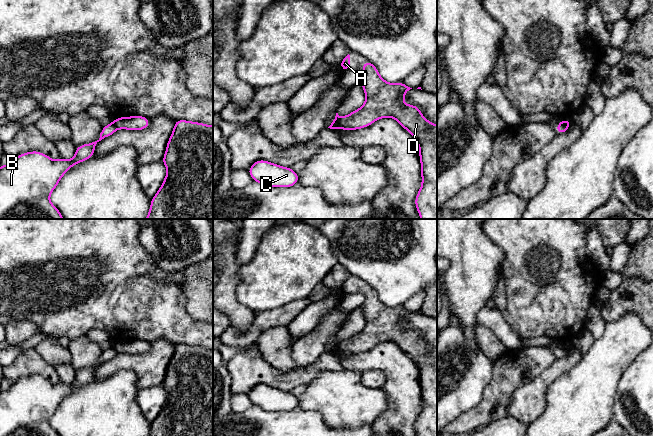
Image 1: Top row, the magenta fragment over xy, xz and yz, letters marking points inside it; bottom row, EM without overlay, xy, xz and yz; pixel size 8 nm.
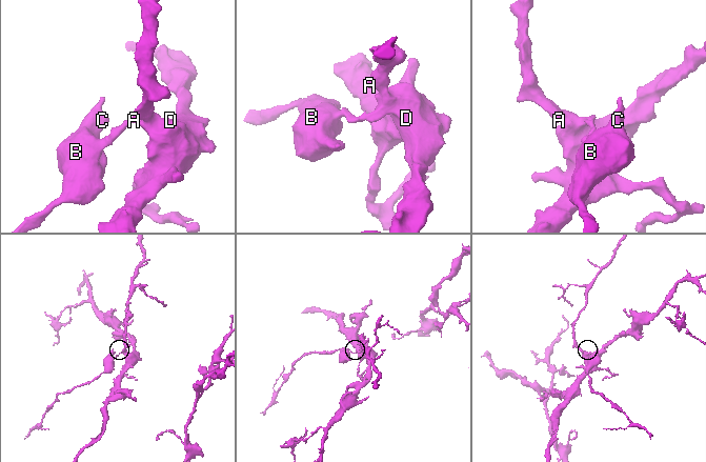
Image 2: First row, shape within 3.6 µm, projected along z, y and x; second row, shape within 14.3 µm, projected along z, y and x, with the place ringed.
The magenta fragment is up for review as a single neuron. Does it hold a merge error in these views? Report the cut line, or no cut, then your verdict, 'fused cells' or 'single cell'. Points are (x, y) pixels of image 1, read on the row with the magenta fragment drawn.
xz (341, 118), (337, 127) | fused cells

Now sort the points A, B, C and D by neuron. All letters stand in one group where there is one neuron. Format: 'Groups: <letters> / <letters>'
Groups: A D / B C

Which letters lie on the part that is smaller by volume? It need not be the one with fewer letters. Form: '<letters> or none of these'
B, C

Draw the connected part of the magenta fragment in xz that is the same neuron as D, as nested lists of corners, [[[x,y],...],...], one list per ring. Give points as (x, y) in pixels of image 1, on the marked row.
[[[370,61],[361,69],[365,72],[360,84],[366,101],[362,107],[342,117],[338,128],[347,131],[361,129],[385,117],[398,121],[419,146],[422,185],[415,206],[421,219],[437,219],[437,125],[423,117],[417,106],[404,103],[404,95],[412,88],[403,82],[386,82]]]

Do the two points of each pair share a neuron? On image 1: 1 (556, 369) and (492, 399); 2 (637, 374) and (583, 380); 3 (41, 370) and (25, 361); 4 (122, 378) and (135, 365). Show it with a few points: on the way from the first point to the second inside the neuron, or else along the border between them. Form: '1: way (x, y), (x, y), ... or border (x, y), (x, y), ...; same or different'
1: border (541, 373), (519, 386), (507, 405); different
2: border (635, 357), (619, 380), (615, 399); different
3: way (37, 366), (29, 363); same
4: border (107, 376), (131, 370), (138, 390); different

